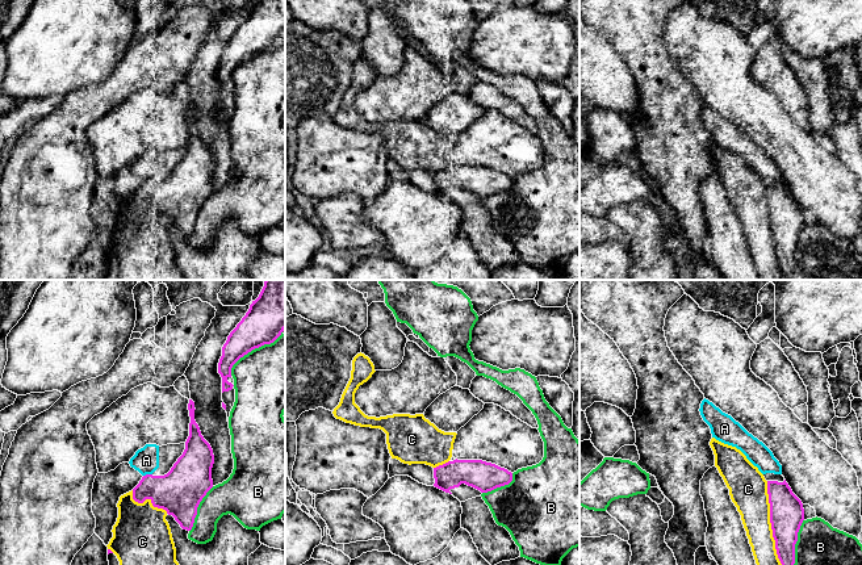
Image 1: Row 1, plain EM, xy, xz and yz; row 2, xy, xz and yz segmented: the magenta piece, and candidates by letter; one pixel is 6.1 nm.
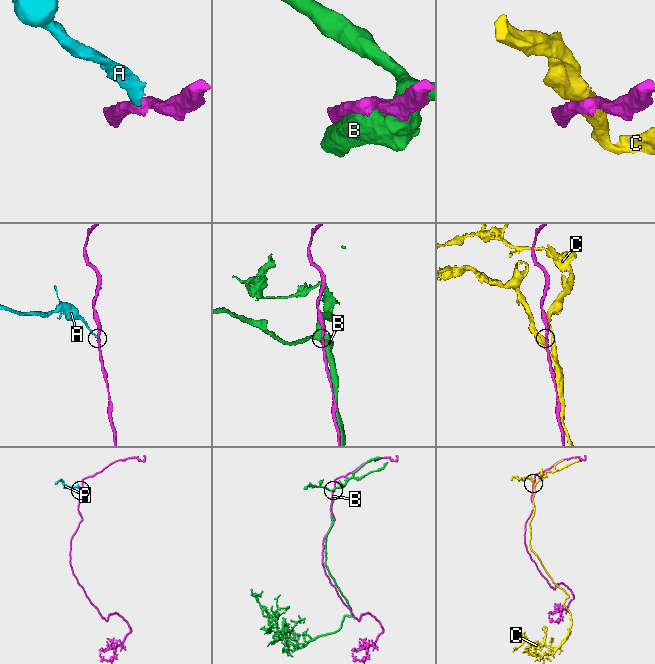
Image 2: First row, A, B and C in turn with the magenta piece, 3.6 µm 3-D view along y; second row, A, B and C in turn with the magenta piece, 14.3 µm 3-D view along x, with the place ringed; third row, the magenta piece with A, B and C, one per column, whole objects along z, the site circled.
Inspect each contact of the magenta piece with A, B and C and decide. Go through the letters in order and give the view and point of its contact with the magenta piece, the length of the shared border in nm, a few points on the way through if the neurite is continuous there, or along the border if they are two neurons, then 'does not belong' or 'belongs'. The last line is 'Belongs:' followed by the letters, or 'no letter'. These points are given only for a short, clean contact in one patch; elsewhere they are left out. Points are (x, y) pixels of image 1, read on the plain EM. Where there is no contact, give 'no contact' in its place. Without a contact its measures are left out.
A: xy (147, 180) | 60 nm | does not belong
B: xy (252, 54) | 420 nm | does not belong
C: yz (771, 234) | 600 nm | does not belong
Belongs: no letter

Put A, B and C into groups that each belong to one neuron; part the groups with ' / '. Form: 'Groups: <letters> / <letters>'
Groups: A / B / C

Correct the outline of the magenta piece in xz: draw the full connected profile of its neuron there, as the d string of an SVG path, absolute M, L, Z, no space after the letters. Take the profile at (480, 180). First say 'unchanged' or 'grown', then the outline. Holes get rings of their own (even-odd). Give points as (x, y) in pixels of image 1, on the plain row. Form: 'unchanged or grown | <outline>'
unchanged | M456 164L434 173L434 184L434 192L449 200L452 200L451 194L459 193L461 189L488 198L509 191L512 187L512 179L482 166Z

